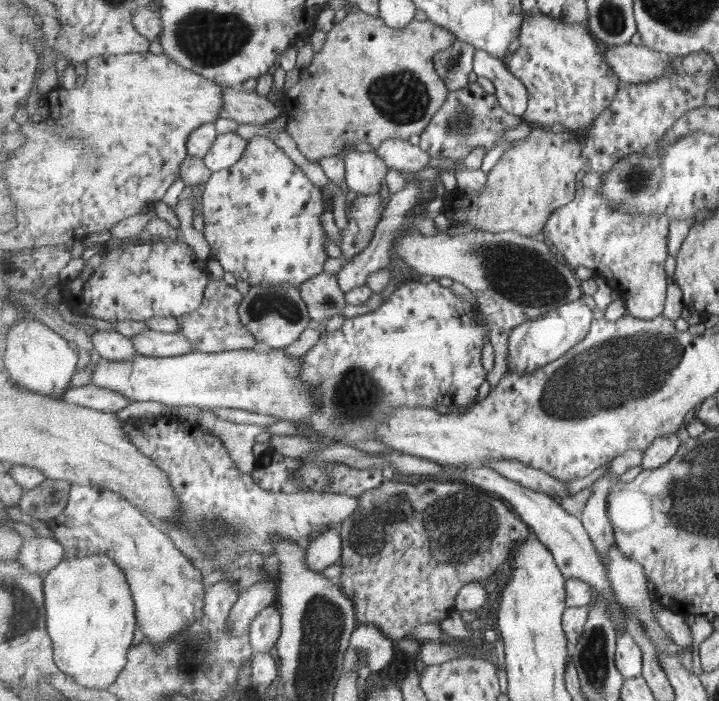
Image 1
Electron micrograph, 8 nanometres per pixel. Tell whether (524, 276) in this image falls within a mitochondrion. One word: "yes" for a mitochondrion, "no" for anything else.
yes

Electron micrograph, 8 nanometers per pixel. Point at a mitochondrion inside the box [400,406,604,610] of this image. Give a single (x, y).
(429, 537)

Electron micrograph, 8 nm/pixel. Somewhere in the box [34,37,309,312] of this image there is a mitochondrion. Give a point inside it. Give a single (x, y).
(92, 155)

